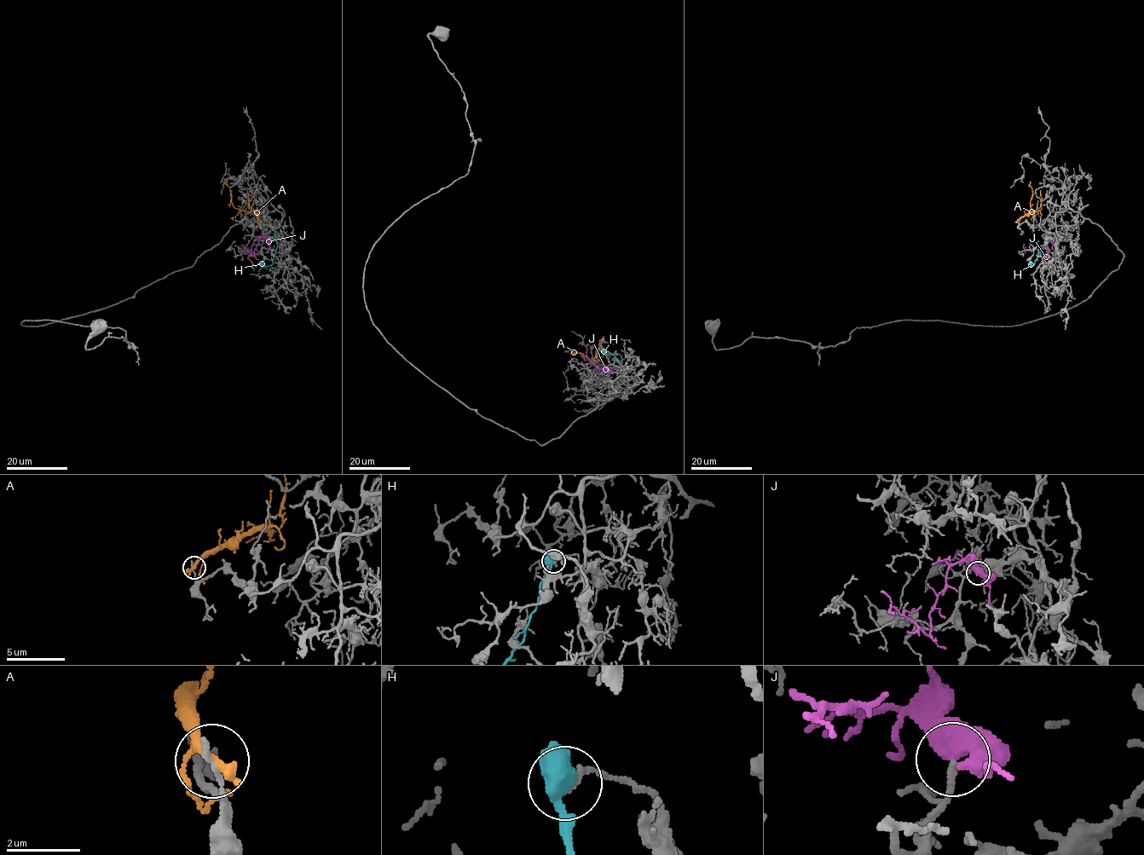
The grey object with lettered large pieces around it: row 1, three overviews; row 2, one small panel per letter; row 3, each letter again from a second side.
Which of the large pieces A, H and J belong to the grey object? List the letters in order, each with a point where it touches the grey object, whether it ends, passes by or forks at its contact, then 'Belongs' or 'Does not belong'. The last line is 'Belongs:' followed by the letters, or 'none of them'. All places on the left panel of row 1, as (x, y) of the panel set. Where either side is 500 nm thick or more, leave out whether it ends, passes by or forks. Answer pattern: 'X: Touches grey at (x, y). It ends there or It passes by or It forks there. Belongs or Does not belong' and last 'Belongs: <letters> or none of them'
A: Touches grey at (259, 221). It ends there. Does not belong
H: Touches grey at (275, 233). Does not belong
J: Touches grey at (267, 239). It passes by. Belongs
Belongs: J

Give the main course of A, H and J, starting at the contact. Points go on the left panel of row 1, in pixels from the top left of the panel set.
A: (259, 221), (253, 211), (234, 206), (230, 188), (225, 182), (222, 186)
H: (275, 233), (277, 246), (273, 262), (267, 266), (257, 263)
J: (267, 240), (261, 237), (253, 256), (244, 249), (244, 251), (246, 244)

